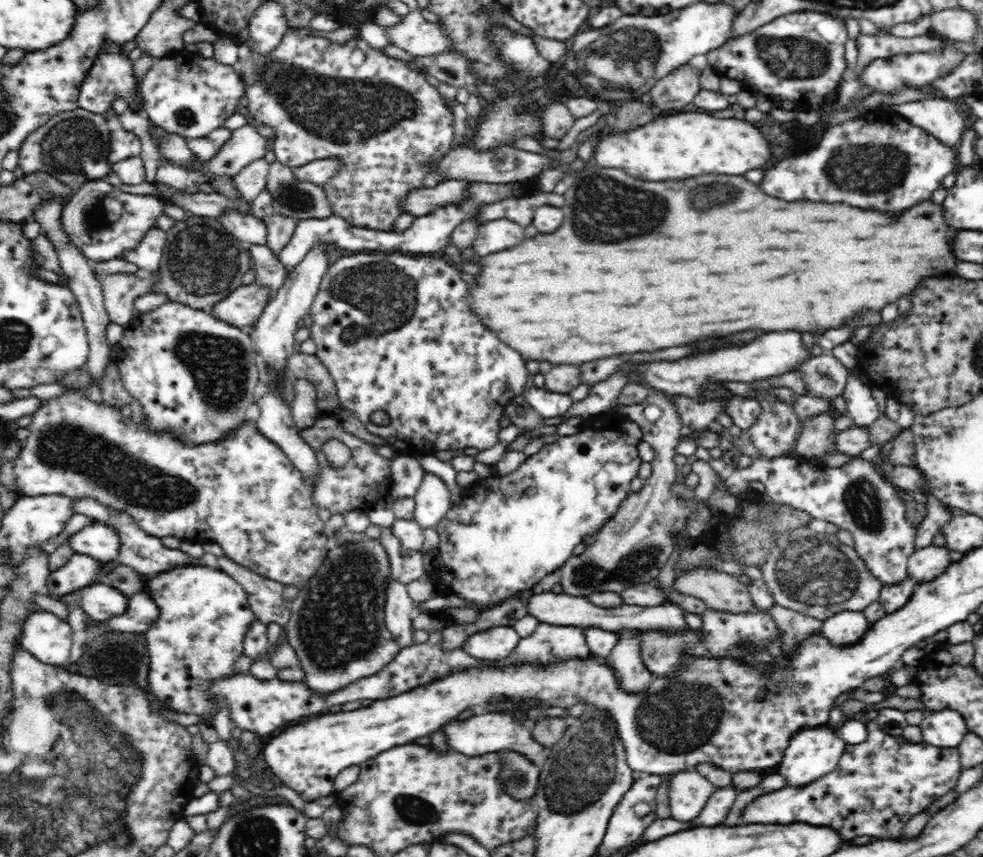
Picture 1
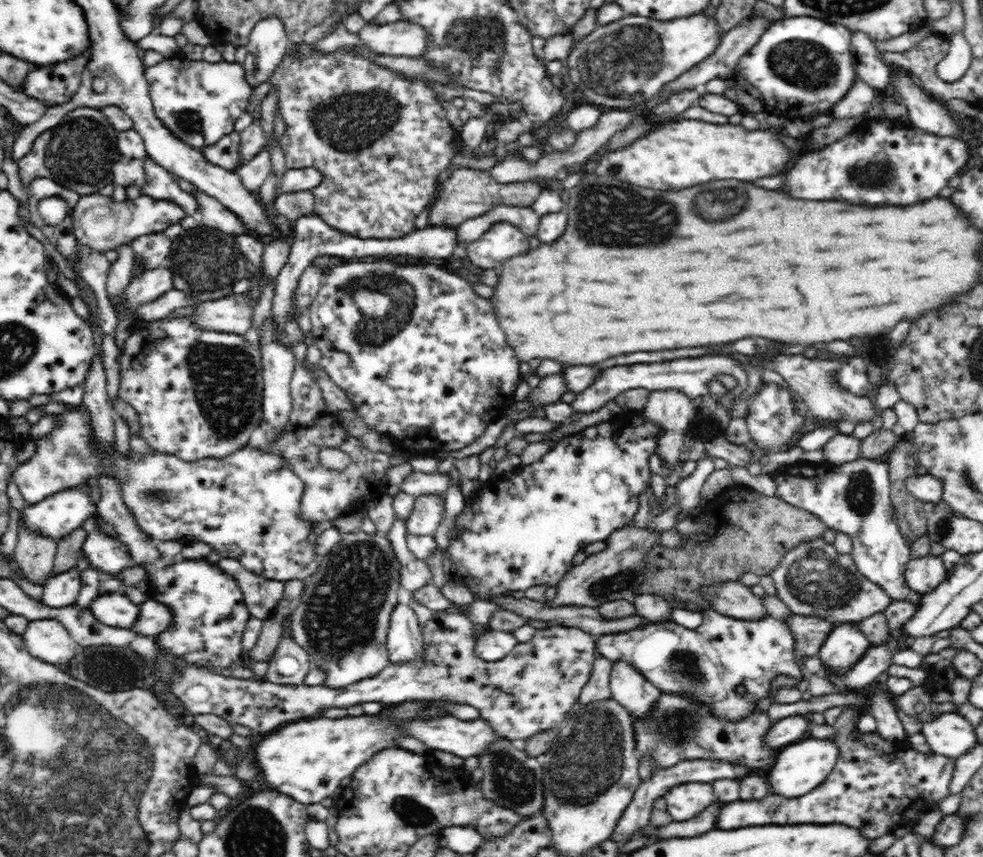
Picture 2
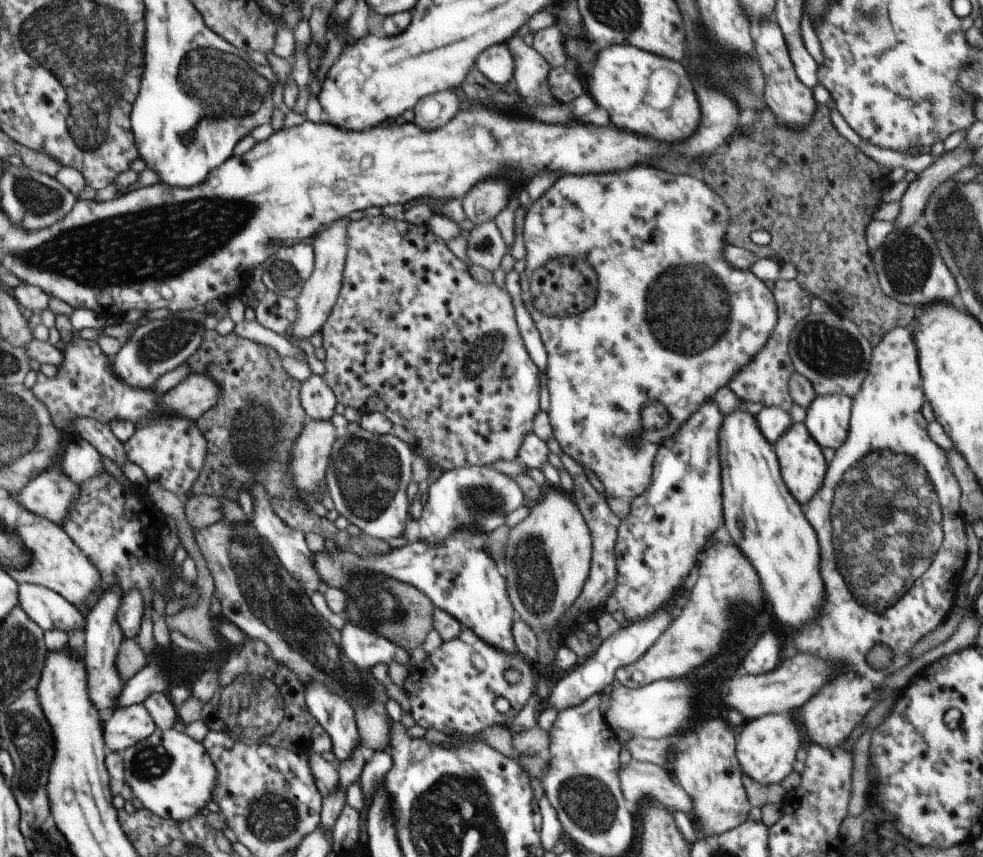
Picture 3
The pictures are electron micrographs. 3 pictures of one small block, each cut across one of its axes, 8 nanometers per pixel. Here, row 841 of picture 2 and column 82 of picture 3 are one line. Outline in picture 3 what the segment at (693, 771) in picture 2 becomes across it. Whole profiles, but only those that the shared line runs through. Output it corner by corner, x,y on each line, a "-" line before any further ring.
32,583
20,584
19,605
42,630
62,630
66,634
85,627
80,610
60,594

